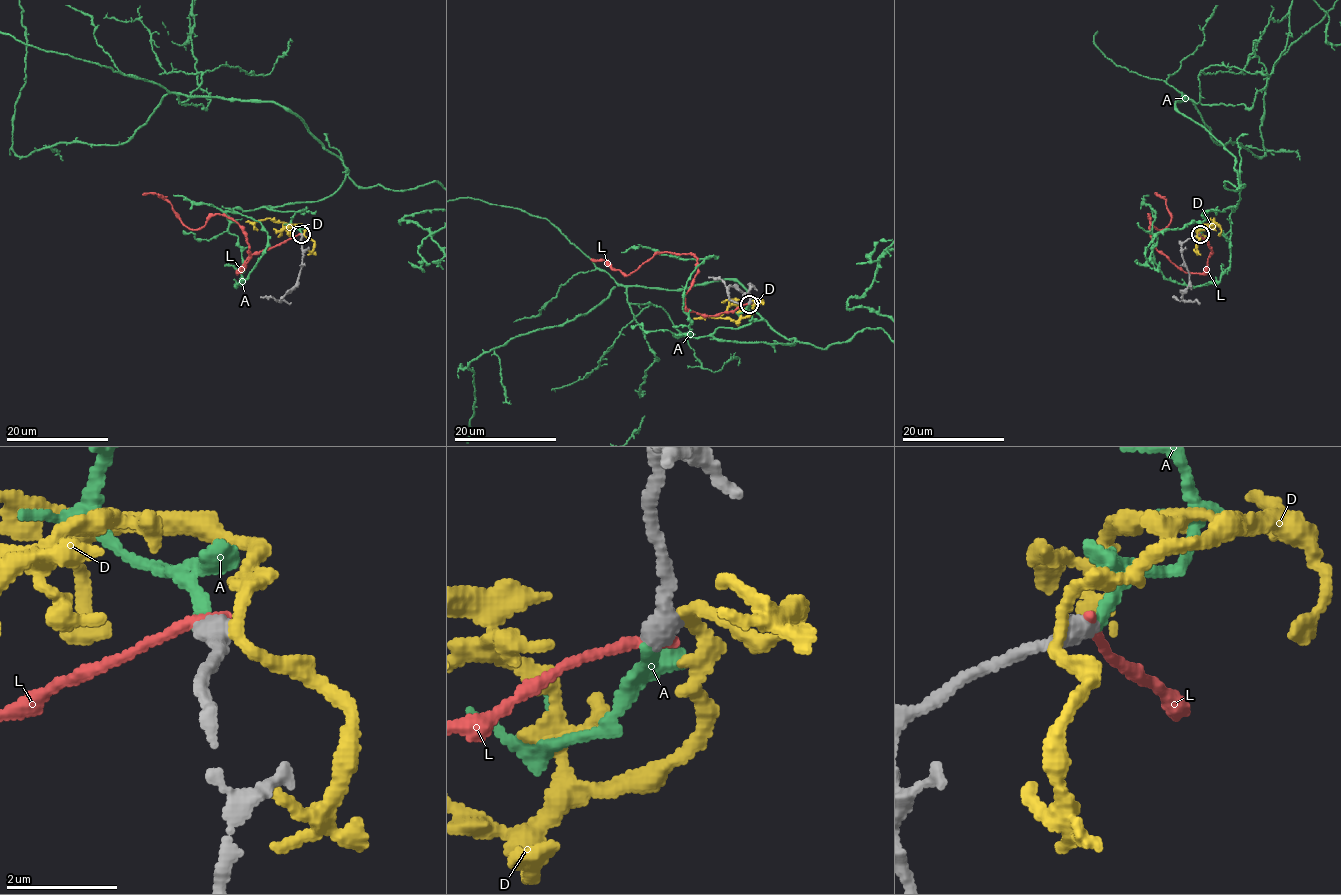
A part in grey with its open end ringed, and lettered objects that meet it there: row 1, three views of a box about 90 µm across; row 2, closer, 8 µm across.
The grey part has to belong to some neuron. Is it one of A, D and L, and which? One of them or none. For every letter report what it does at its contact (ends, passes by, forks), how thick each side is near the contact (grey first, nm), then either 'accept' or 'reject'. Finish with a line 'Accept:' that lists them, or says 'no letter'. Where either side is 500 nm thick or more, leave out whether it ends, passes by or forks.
A: it ends there; 400 nm thick on the grey side, 200 nm on the other; accept
D: it passes by; 440 nm thick on the grey side, 200 nm on the other; reject
L: it ends there; 400 nm thick on the grey side, 200 nm on the other; reject
Accept: A

